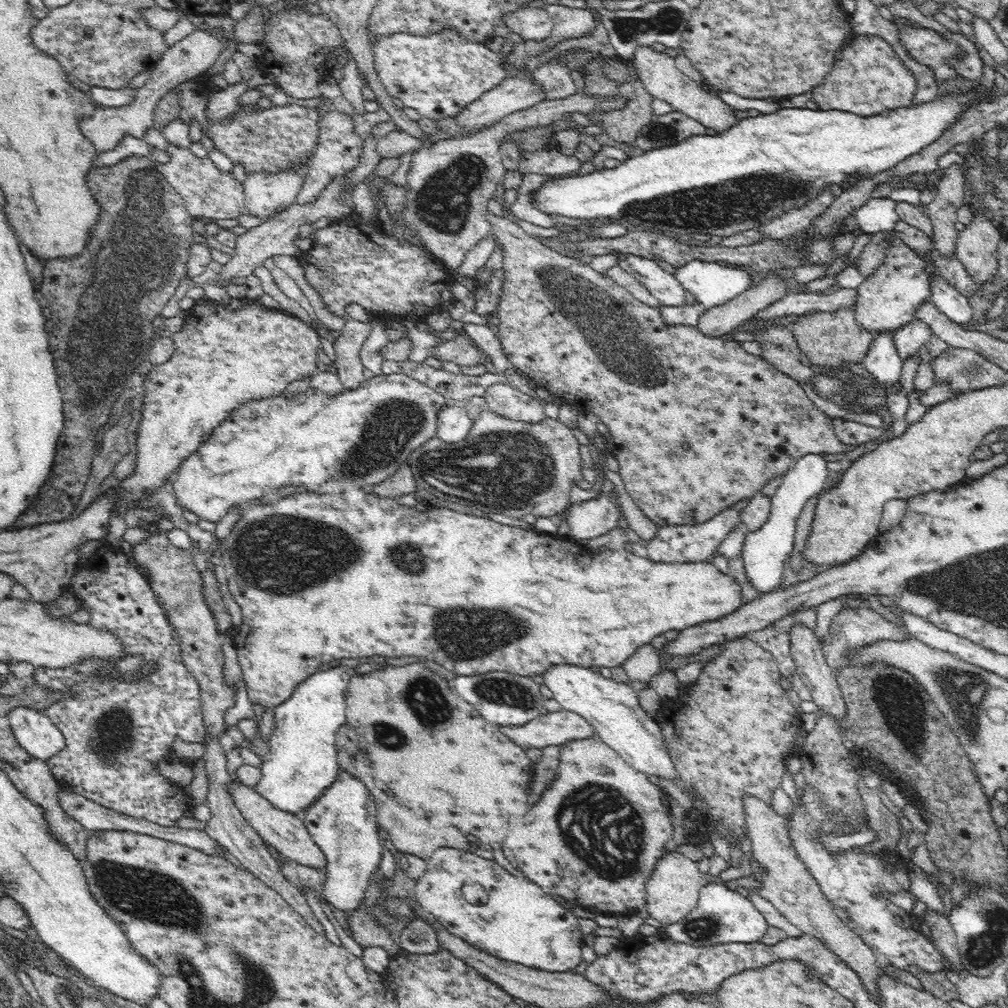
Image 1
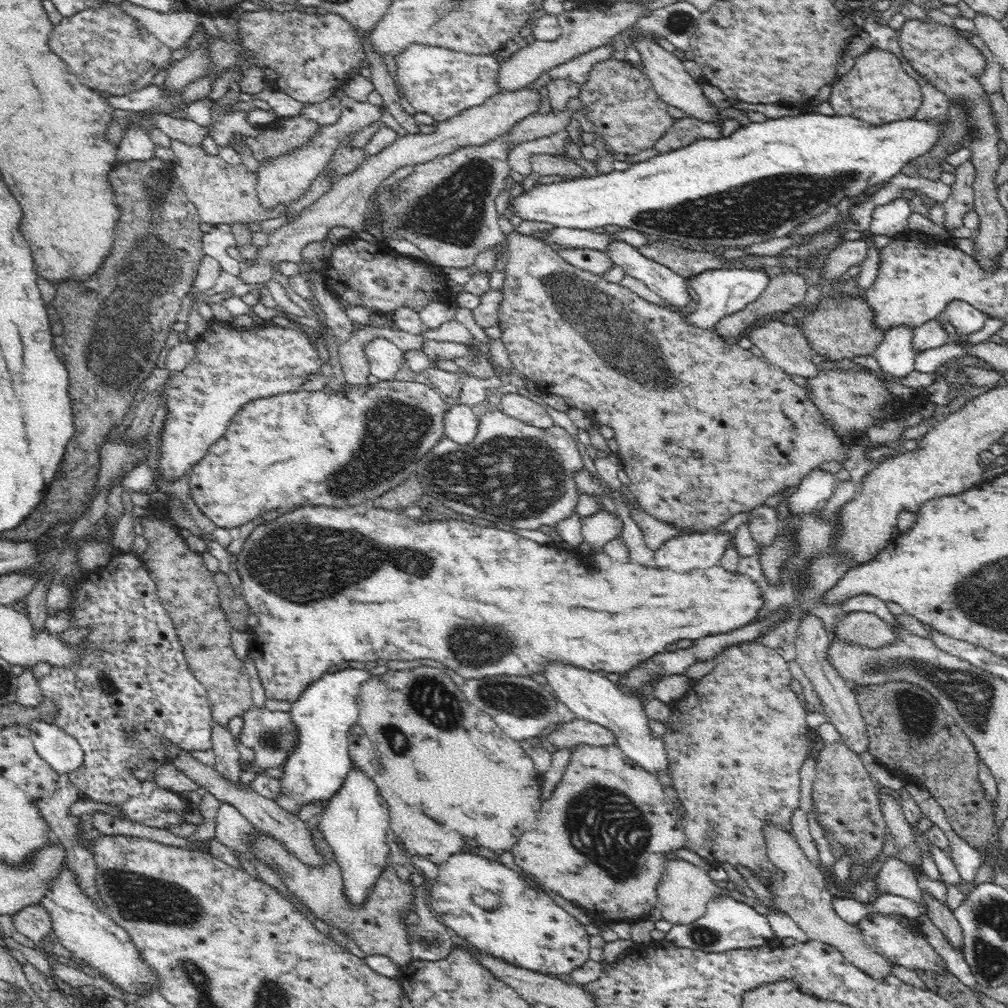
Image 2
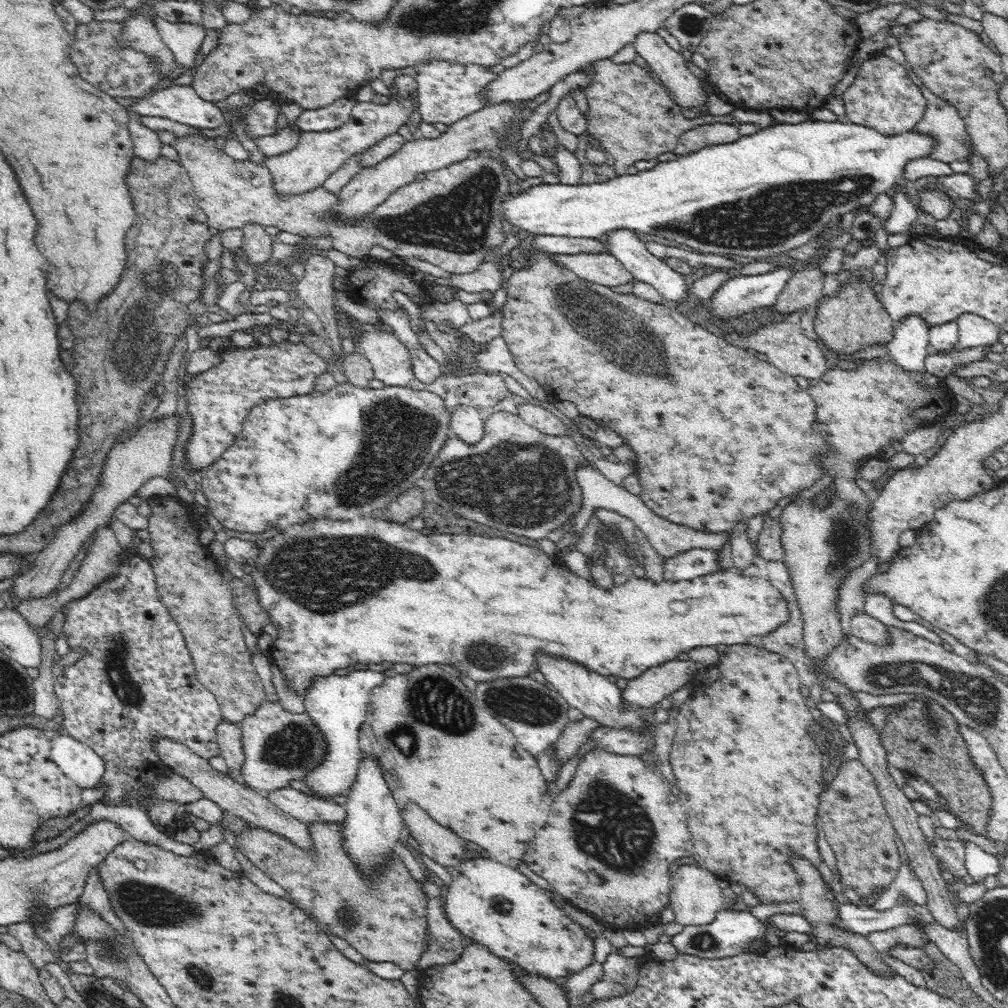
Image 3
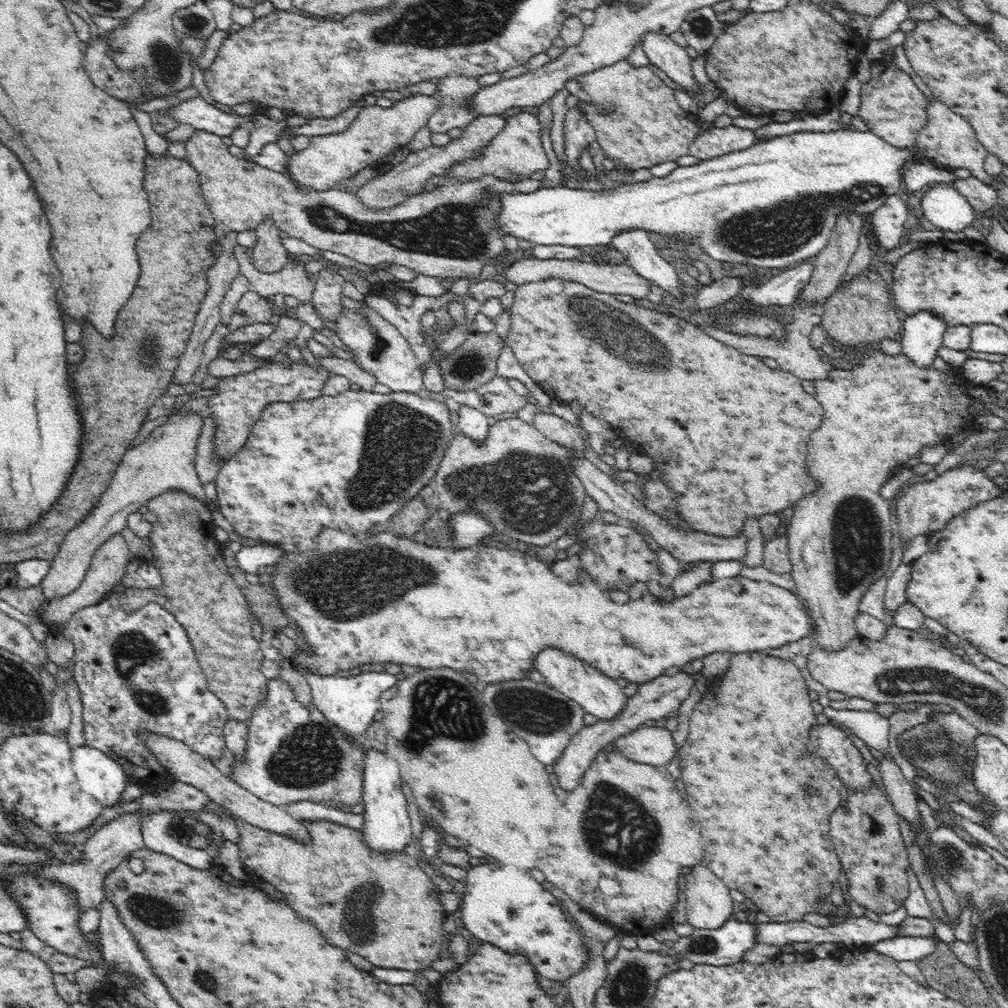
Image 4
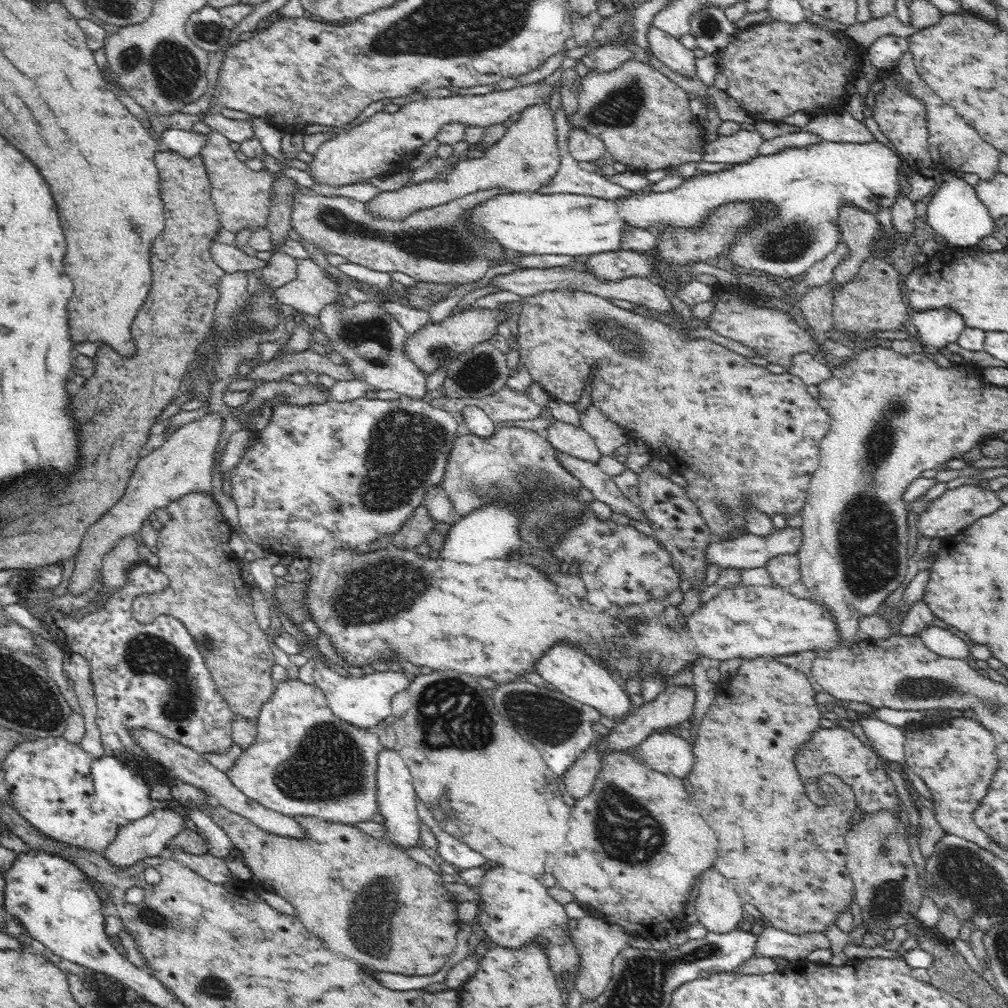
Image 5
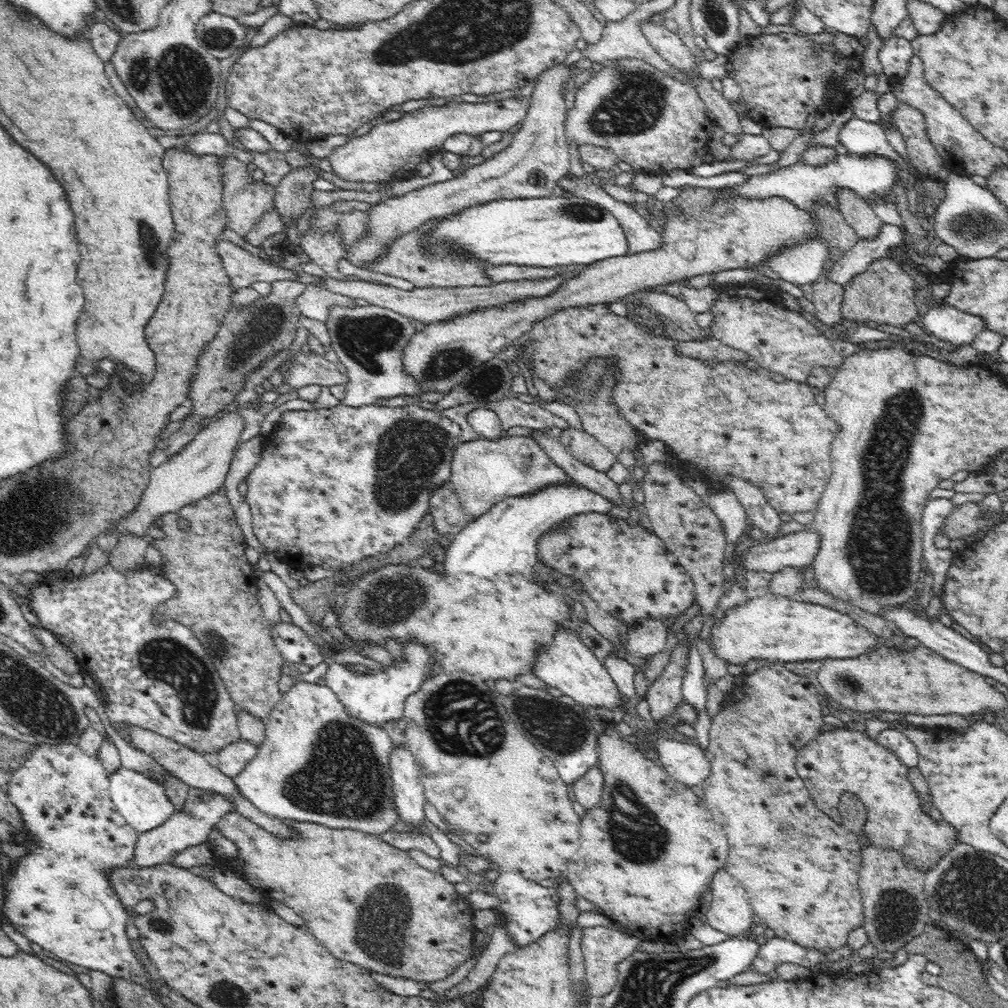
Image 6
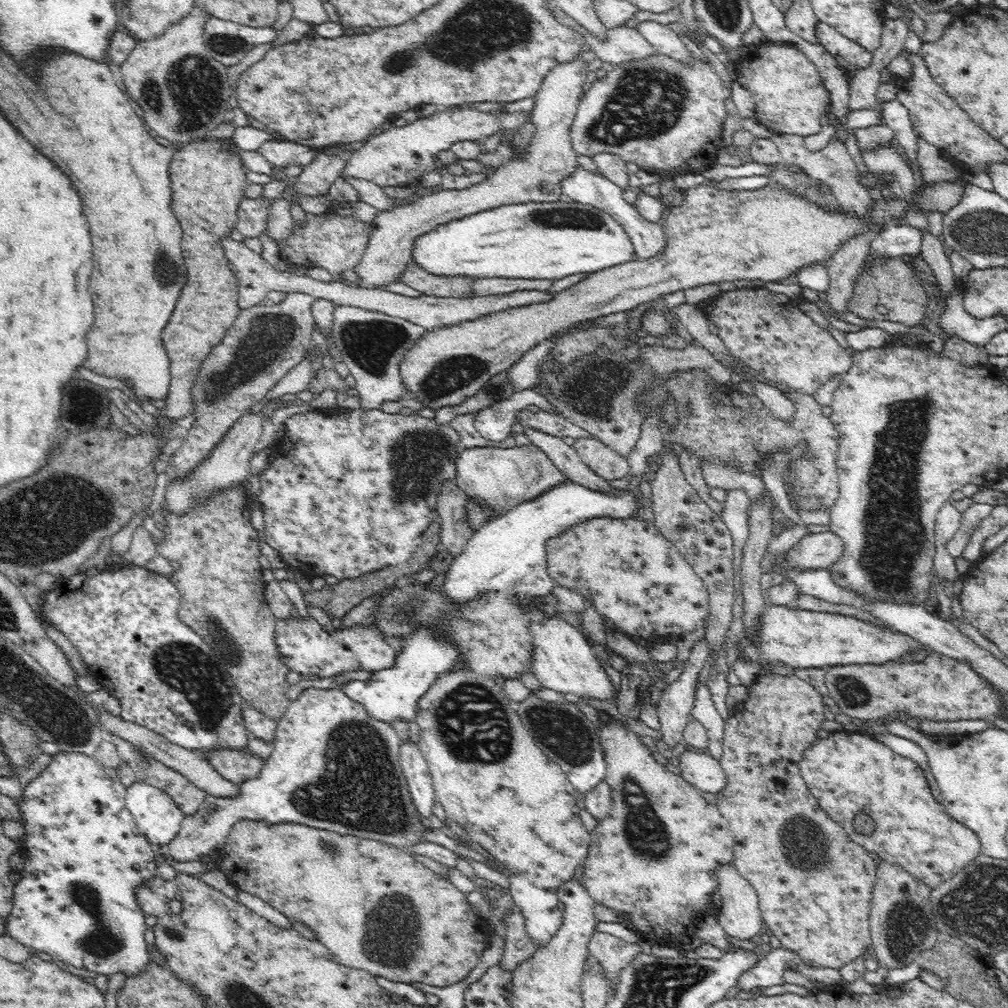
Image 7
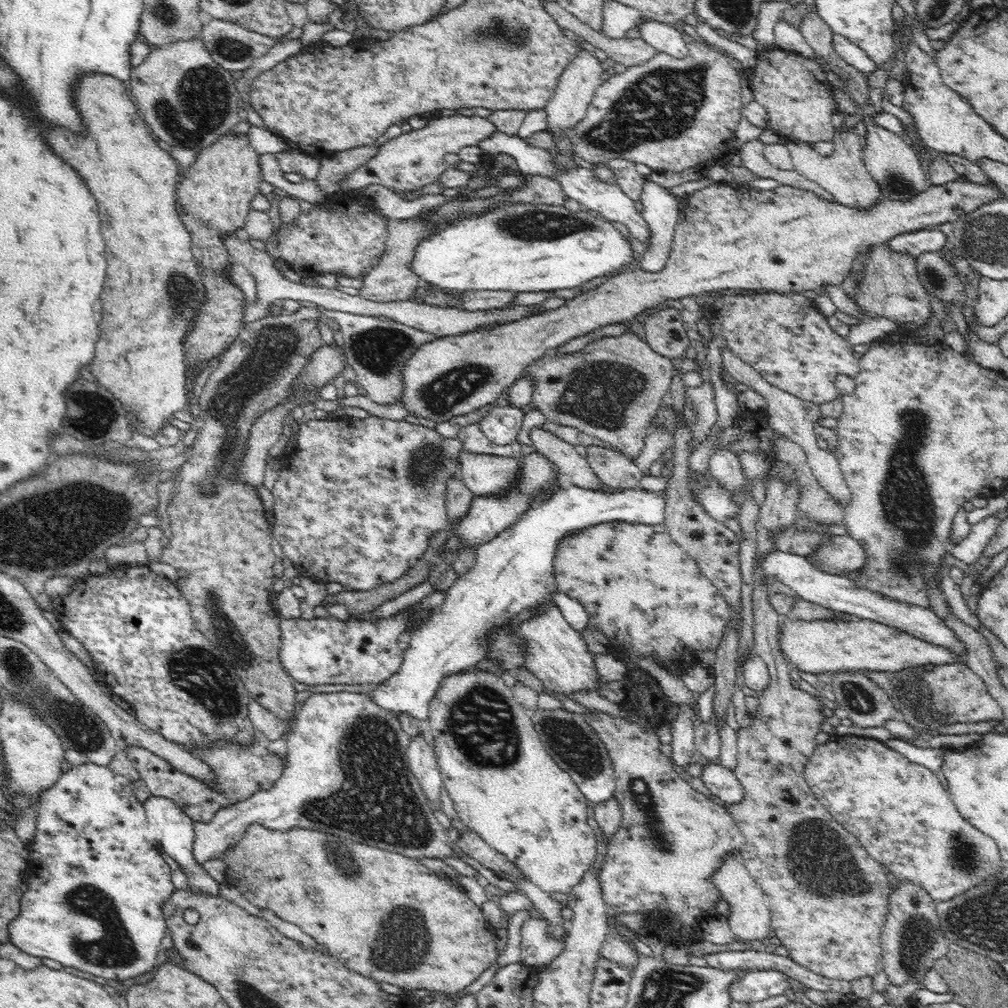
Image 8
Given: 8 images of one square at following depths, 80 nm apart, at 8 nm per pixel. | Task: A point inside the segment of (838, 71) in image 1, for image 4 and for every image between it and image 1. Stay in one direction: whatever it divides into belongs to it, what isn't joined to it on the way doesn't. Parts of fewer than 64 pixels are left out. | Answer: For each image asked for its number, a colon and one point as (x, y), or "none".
2: (878, 90)
3: (884, 97)
4: (892, 106)

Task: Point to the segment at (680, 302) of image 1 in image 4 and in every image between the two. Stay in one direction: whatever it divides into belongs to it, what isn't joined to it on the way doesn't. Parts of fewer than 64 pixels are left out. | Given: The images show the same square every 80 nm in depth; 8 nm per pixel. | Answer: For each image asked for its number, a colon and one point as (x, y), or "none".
2: (666, 283)
3: (626, 245)
4: (641, 253)

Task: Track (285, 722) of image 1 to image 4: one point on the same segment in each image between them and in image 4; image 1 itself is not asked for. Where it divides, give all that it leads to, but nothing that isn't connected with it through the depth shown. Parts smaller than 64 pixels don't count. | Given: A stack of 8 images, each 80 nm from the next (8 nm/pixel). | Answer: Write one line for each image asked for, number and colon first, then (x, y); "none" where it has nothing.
2: (324, 713)
3: (339, 703)
4: (352, 703)

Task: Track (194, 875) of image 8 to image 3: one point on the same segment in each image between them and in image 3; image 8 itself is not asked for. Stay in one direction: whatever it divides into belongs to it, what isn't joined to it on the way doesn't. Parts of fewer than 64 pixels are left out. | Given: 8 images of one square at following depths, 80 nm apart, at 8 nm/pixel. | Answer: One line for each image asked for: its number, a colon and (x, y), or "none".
3: (83, 766)
4: (101, 776)
5: (127, 791)
6: (143, 804)
7: (161, 820)

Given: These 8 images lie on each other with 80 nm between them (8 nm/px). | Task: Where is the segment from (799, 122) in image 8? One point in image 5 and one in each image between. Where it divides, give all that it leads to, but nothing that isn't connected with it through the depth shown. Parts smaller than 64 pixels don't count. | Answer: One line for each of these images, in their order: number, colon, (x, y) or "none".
5: (775, 70)
6: (783, 76)
7: (789, 94)

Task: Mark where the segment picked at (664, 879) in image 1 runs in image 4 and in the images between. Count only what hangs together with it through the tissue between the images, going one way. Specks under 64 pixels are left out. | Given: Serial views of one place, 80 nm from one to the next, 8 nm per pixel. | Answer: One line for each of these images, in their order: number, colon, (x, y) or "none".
2: (685, 889)
3: (696, 896)
4: (709, 903)

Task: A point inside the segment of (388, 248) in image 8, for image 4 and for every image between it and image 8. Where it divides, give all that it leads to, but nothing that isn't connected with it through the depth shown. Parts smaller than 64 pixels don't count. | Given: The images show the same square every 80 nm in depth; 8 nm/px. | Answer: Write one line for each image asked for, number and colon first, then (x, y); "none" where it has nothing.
4: (516, 153)
5: (524, 160)
6: (538, 157)
7: (551, 157)

